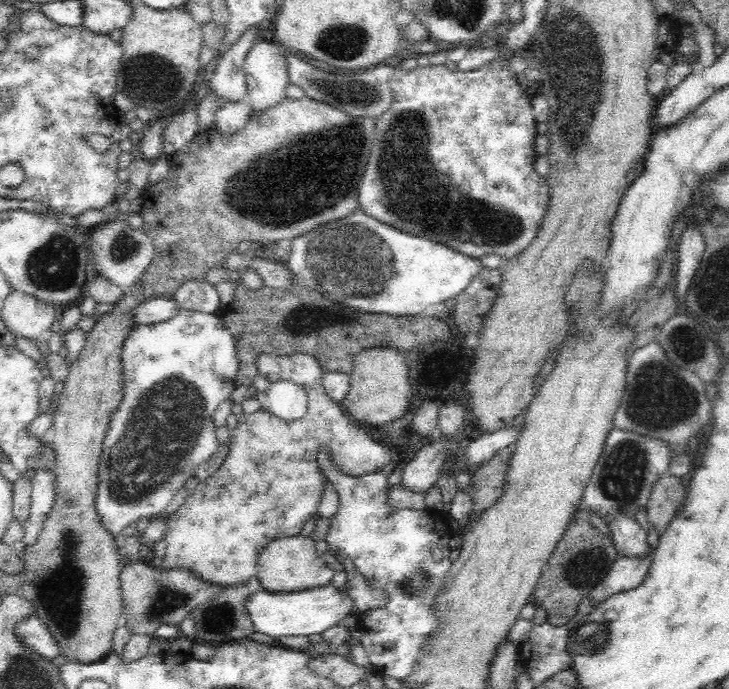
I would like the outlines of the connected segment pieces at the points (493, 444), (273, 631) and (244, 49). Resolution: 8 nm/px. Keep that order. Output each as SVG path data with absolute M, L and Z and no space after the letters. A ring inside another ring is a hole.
M506 426L491 433L474 436L465 445L464 458L468 462L468 468L476 470L504 447L514 444L518 432L520 429Z
M330 582L321 587L309 588L298 592L266 592L260 590L246 600L246 609L252 619L255 631L266 636L310 636L320 634L339 625L342 618L346 618L354 608L354 599L350 597L350 591L334 587Z
M259 26L248 28L217 60L214 74L208 78L209 92L216 93L216 97L222 105L247 99L243 64L247 52L254 46L258 38L261 38Z

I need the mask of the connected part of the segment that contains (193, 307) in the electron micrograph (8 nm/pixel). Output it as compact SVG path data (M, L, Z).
M188 279L175 292L175 301L180 310L216 313L223 309L216 286L206 279Z

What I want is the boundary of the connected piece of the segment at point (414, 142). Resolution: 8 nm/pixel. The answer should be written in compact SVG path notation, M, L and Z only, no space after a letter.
M504 54L498 58L492 58L488 64L470 72L452 71L442 64L418 65L416 69L406 71L400 66L395 68L391 80L392 104L390 108L378 116L376 120L376 132L374 132L374 146L368 158L368 164L364 168L364 176L360 182L360 210L368 216L374 216L376 220L382 220L384 224L390 224L394 228L402 228L408 234L416 236L416 230L424 230L424 238L448 244L448 248L454 249L472 258L480 258L487 254L498 254L502 259L512 260L536 238L538 228L542 224L542 218L548 210L548 183L546 177L540 176L534 170L535 140L539 135L536 131L537 122L534 120L532 102L527 91L522 89L513 71L508 69L508 62L514 54Z

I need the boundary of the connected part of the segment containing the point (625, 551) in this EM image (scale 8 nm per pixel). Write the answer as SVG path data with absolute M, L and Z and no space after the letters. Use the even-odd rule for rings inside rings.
M619 512L607 522L607 526L611 534L609 537L614 543L618 556L653 556L654 549L646 543L647 532L640 527L632 515Z

